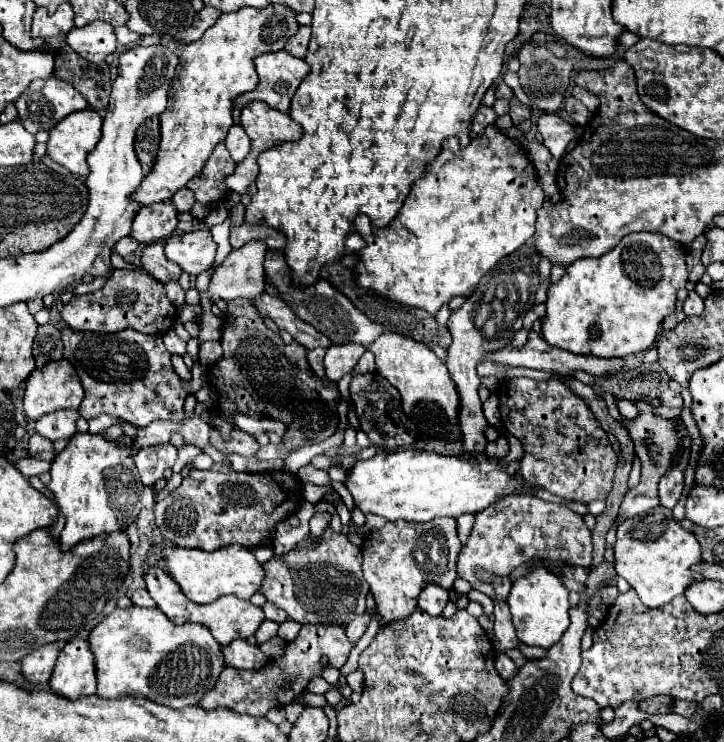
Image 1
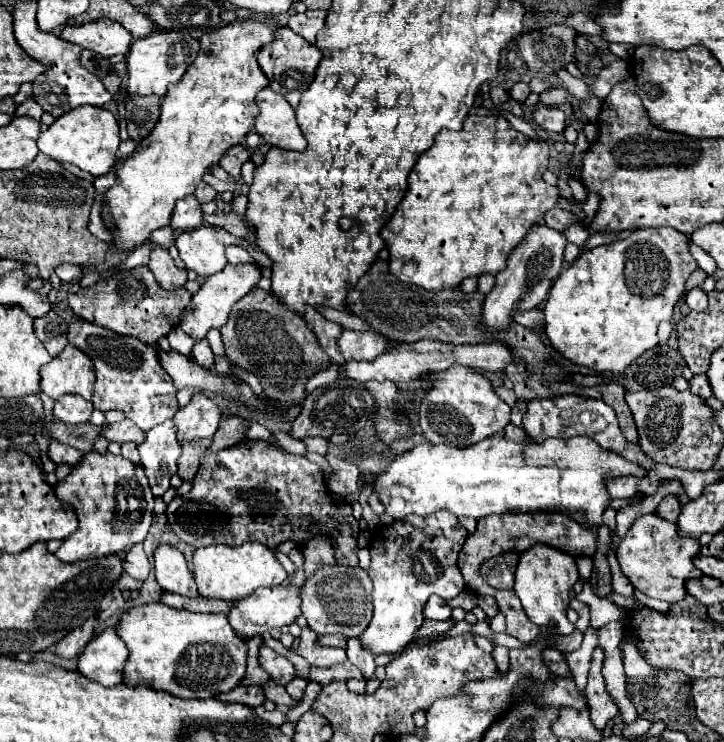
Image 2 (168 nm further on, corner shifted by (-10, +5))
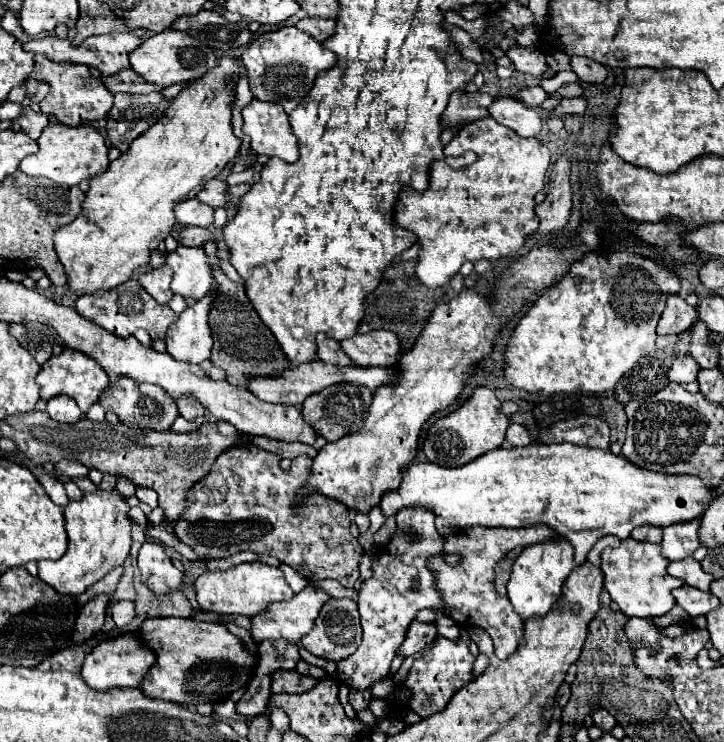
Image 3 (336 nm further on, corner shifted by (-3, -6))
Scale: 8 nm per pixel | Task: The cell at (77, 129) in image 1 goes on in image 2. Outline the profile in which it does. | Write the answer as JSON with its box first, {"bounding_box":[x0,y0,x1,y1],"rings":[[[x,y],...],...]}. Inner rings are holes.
{"bounding_box":[38,106,120,176],"rings":[[[92,106],[74,108],[72,112],[66,112],[64,116],[56,118],[48,126],[48,130],[42,132],[38,138],[40,152],[44,152],[56,162],[74,164],[92,176],[102,176],[110,172],[110,168],[116,162],[118,146],[120,146],[120,138],[118,138],[118,122],[114,114],[110,110],[92,108]]]}

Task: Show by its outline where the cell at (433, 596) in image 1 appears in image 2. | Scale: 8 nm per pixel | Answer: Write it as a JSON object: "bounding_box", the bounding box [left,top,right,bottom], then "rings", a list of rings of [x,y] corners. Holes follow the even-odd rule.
{"bounding_box":[424,596,452,620],"rings":[[[432,596],[424,606],[426,620],[450,620],[450,614],[452,614],[452,608],[440,596]]]}

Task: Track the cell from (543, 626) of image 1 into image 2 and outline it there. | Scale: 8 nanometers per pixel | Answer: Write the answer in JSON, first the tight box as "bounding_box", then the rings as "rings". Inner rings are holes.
{"bounding_box":[514,544,580,634],"rings":[[[534,544],[532,548],[528,548],[520,554],[514,576],[516,576],[514,592],[518,594],[526,616],[534,624],[546,627],[550,622],[556,622],[558,632],[562,632],[562,634],[574,632],[574,624],[570,624],[566,616],[570,590],[580,578],[574,556],[568,556],[566,552],[560,552],[558,548],[552,548],[548,544]]]}

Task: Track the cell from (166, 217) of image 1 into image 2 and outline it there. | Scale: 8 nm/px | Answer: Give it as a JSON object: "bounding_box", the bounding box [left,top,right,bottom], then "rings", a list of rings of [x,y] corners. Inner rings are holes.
{"bounding_box":[170,196,202,232],"rings":[[[186,196],[184,200],[178,200],[176,202],[176,208],[172,212],[172,220],[170,220],[170,226],[176,230],[176,232],[184,232],[184,230],[192,230],[192,228],[198,228],[202,226],[202,208],[200,208],[200,202],[196,200],[196,196]]]}

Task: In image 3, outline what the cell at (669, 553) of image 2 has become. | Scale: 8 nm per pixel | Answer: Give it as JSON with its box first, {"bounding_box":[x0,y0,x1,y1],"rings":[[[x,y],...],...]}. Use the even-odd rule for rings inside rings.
{"bounding_box":[601,537,685,619],"rings":[[[633,537],[623,539],[617,549],[607,547],[601,555],[601,571],[605,575],[605,589],[609,591],[611,599],[617,601],[619,609],[627,617],[651,619],[657,615],[665,615],[669,609],[675,607],[675,597],[671,595],[671,591],[685,583],[677,577],[671,577],[667,573],[667,565],[669,561],[661,555],[659,545],[635,541]]]}

